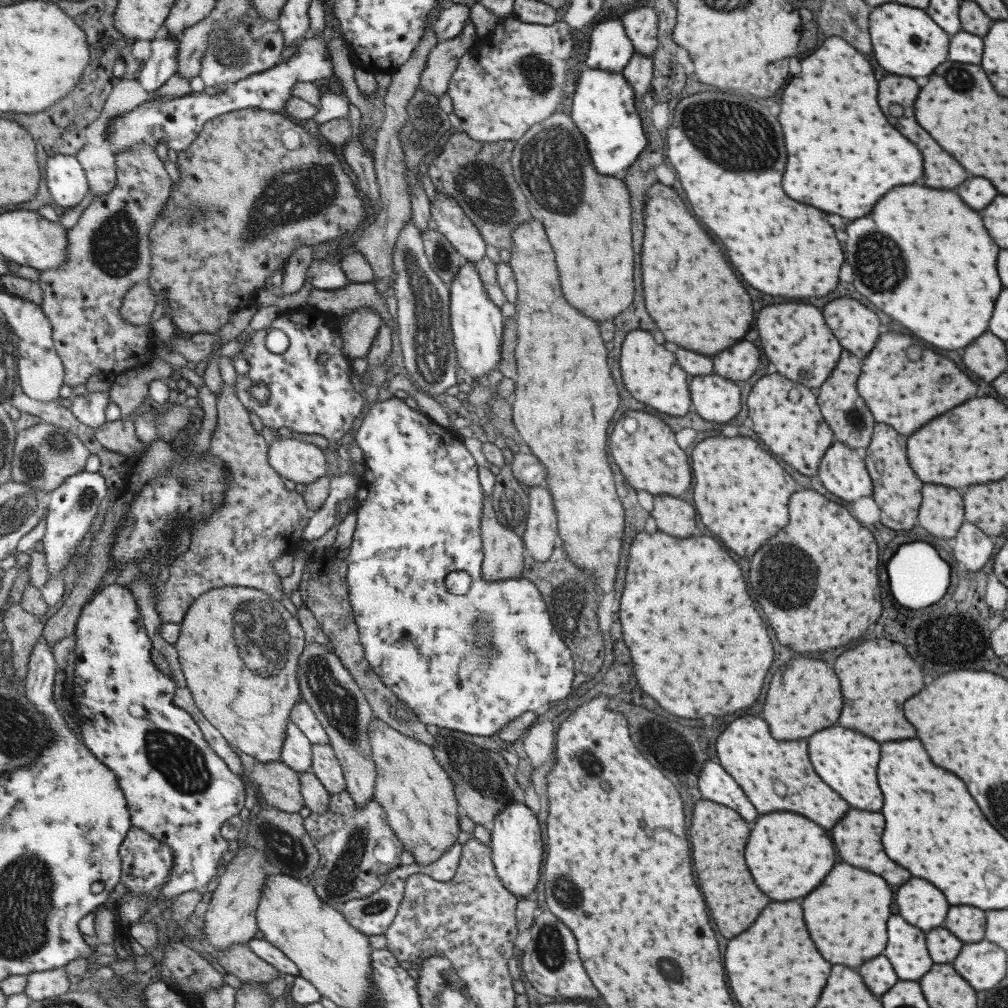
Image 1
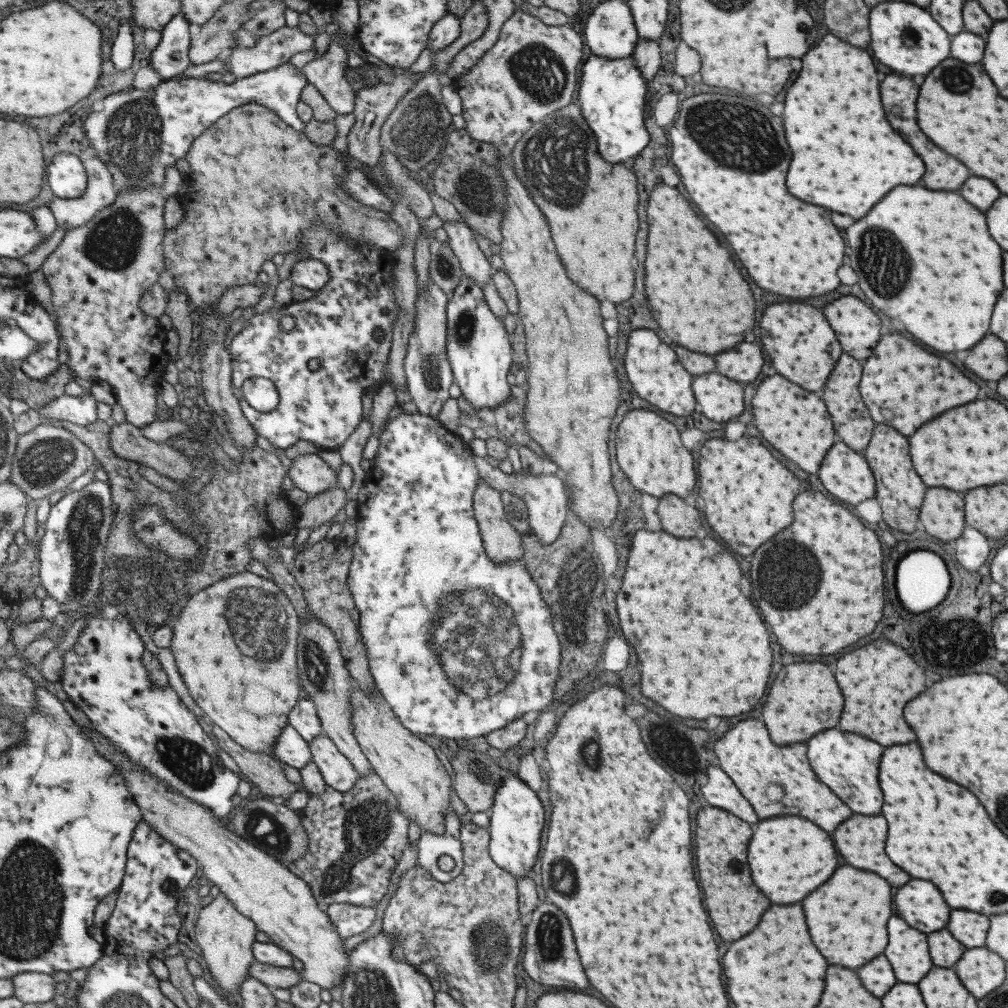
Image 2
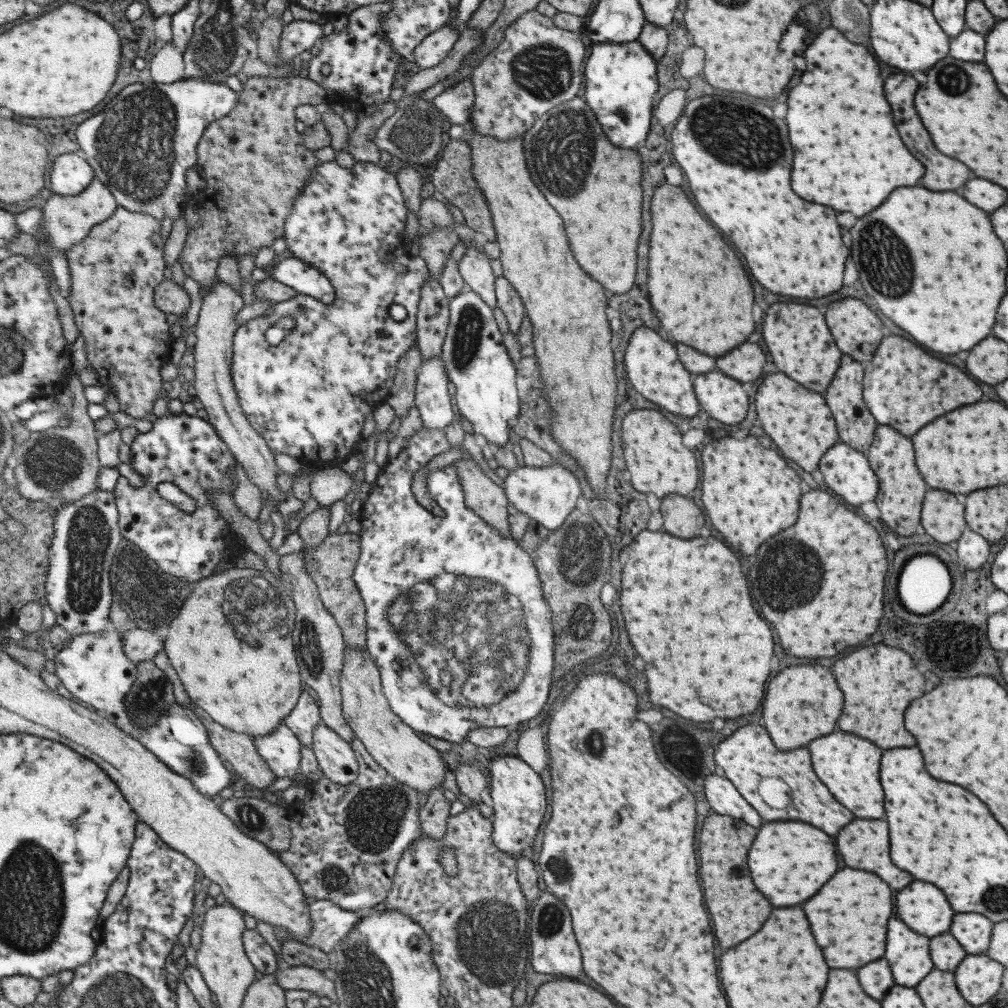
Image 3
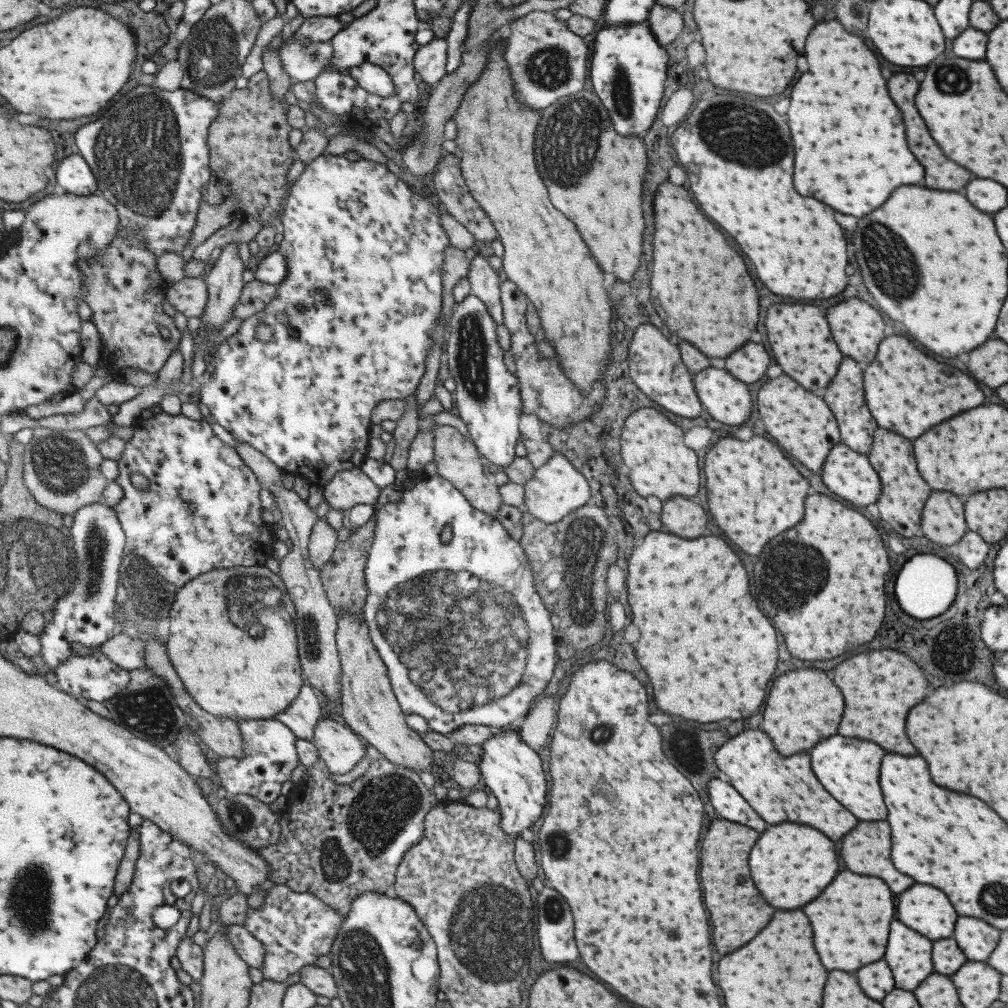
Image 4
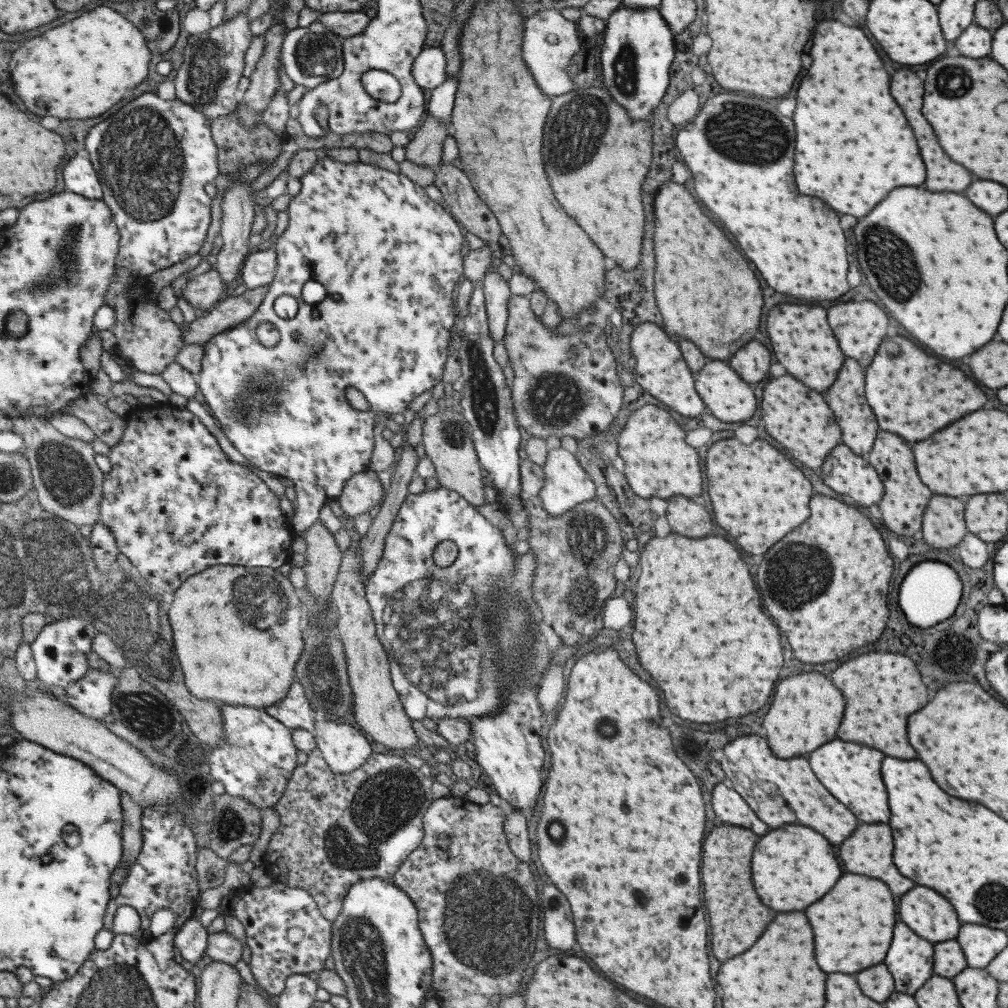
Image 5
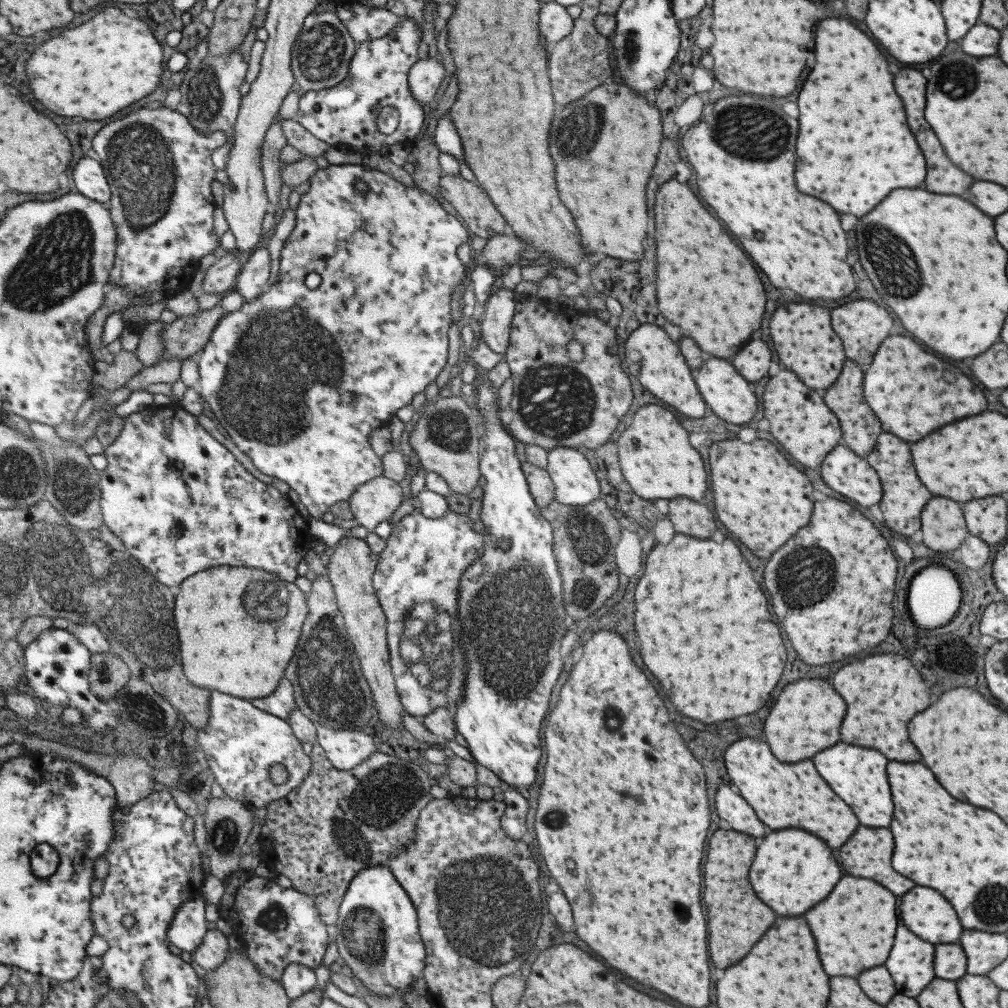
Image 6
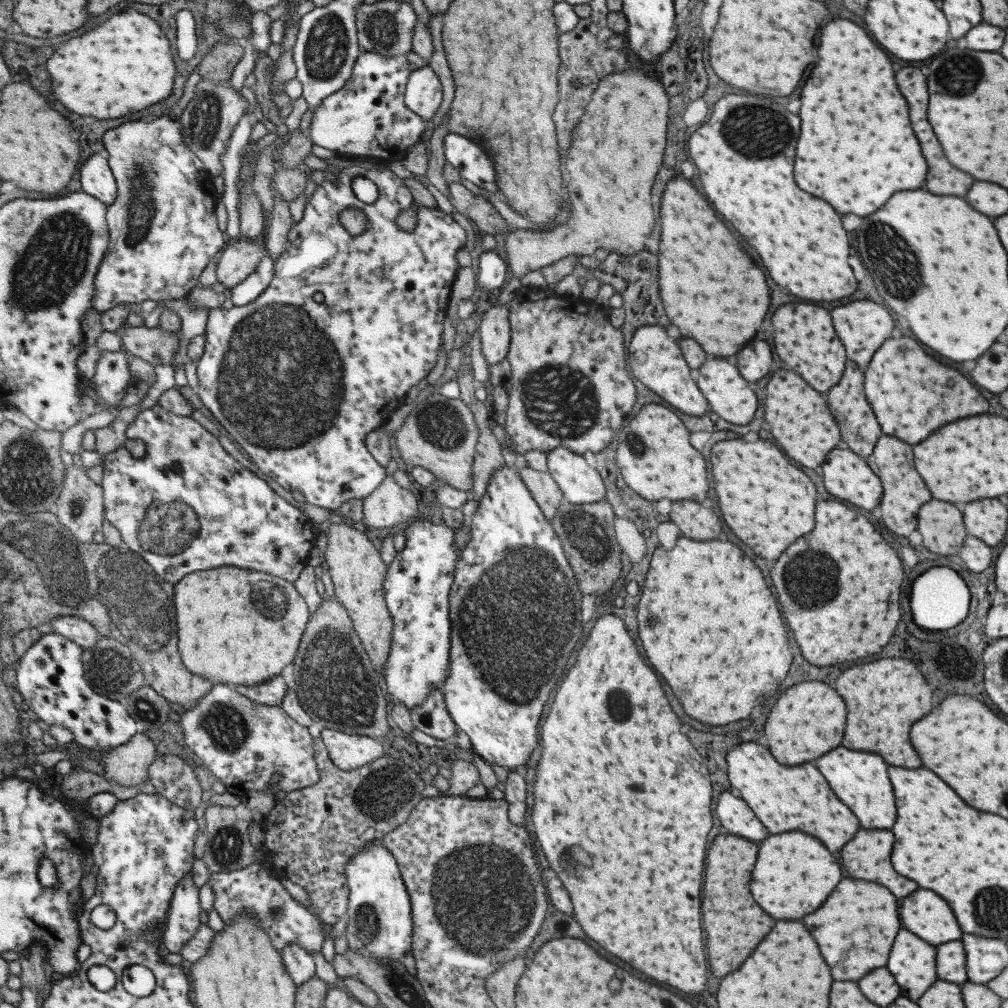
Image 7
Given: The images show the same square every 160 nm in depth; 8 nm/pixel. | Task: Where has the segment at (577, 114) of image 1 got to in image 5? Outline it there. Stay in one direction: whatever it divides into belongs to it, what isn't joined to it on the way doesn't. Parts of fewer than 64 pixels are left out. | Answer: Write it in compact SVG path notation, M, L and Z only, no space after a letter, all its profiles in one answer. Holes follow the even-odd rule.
M617 7L607 17L599 56L600 77L603 78L603 88L633 120L641 120L651 114L663 98L677 41L656 8Z

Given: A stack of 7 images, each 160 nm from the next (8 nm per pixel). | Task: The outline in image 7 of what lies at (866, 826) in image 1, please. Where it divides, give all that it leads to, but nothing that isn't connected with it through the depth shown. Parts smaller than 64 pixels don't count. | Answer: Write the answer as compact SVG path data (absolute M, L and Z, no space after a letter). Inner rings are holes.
M859 830L853 840L849 840L841 850L839 850L839 858L841 864L847 872L847 876L851 878L859 878L859 880L867 880L885 886L893 896L897 898L905 898L907 894L911 894L913 890L917 890L917 884L913 884L911 880L895 874L889 864L889 854L893 845L893 838L889 830Z

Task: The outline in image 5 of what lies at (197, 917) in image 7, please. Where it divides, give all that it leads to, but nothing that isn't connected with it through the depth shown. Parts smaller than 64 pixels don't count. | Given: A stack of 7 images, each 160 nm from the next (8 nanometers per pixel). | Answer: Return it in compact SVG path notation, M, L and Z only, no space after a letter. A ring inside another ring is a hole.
M199 917L189 919L176 934L176 947L180 950L183 960L191 963L201 962L205 956L209 942L207 928L201 924Z

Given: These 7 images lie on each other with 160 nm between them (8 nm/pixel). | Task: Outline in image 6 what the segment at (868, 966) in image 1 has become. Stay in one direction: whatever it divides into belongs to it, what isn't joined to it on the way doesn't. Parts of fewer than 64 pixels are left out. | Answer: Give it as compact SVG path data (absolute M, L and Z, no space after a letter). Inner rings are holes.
M883 966L861 972L857 976L857 982L859 982L859 988L865 992L865 996L869 996L869 1000L873 1000L875 1004L881 1004L881 1006L887 1004L887 1000L895 994L893 980Z

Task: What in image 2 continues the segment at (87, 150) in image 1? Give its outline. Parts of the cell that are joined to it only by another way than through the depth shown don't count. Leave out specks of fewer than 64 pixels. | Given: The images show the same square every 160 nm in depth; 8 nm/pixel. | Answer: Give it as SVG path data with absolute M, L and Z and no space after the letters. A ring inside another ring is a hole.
M95 154L84 161L88 169L88 190L81 198L54 198L49 207L56 216L58 227L65 232L85 226L97 213L111 206L119 195L108 166Z

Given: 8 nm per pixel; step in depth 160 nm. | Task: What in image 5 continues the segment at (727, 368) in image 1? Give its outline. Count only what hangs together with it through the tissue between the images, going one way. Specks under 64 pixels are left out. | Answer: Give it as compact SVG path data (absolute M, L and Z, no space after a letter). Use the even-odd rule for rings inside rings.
M747 342L731 358L729 366L745 382L759 382L771 364L771 354L759 342Z

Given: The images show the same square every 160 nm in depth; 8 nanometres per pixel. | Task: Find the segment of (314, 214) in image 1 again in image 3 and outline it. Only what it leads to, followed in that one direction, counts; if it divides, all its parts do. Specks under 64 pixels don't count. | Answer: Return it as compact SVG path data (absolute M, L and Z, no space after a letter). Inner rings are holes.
M254 76L248 78L248 80L243 84L242 91L239 93L240 100L239 103L237 103L235 110L231 111L228 115L225 115L222 119L213 121L208 126L208 130L204 132L204 138L200 140L200 144L197 146L197 156L200 157L197 164L197 172L206 182L205 187L197 193L198 205L202 210L202 222L200 222L196 228L190 229L185 248L180 256L180 261L182 262L186 276L194 278L205 291L212 289L217 283L219 283L217 278L219 258L223 258L223 256L230 256L239 262L240 258L245 256L245 254L253 253L255 255L261 246L271 246L277 238L284 238L288 216L292 214L293 207L295 207L295 202L297 198L299 198L300 192L307 187L308 180L311 179L309 176L311 176L311 174L315 172L316 168L323 163L315 158L315 151L307 149L307 146L304 144L304 135L303 133L297 132L294 120L298 119L296 117L297 108L303 104L316 105L320 108L327 105L331 101L331 98L329 98L329 92L326 88L323 88L320 84L317 84L309 77L305 79L299 76ZM446 228L436 229L420 240L420 254L428 262L432 276L440 278L455 244L459 241L457 233Z

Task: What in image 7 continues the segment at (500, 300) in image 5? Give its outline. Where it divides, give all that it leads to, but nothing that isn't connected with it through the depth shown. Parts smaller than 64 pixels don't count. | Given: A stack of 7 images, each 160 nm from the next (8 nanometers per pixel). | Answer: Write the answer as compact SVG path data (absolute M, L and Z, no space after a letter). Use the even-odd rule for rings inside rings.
M495 302L483 309L482 321L477 328L482 336L482 352L490 365L505 359L509 346L508 303L494 305Z

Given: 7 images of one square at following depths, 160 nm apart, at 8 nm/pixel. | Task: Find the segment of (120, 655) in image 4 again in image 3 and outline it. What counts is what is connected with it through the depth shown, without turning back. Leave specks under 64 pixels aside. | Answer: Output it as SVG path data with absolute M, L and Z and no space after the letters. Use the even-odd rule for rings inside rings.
M134 629L124 634L124 651L135 663L153 660L161 650L165 648L165 642L157 633L144 629Z

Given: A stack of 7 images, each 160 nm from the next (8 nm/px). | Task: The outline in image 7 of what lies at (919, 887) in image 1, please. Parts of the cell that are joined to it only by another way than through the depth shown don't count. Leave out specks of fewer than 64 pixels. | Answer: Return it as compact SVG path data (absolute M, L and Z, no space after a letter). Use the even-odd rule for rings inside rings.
M915 890L903 898L899 906L899 918L905 930L933 946L959 940L961 936L961 930L957 928L945 900L929 890Z

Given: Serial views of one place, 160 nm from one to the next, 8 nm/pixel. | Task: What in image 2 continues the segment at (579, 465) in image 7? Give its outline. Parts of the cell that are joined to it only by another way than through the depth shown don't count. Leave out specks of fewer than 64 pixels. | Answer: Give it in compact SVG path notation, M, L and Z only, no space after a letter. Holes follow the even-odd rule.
M472 452L471 455L473 455L473 460L477 464L479 478L483 478L499 492L506 490L509 494L514 494L524 502L528 514L528 532L537 535L540 542L545 545L553 542L558 537L564 521L570 514L568 490L565 483L560 479L560 475L557 473L531 476L532 474L523 471L505 474L497 467L491 467L485 458L479 457Z

